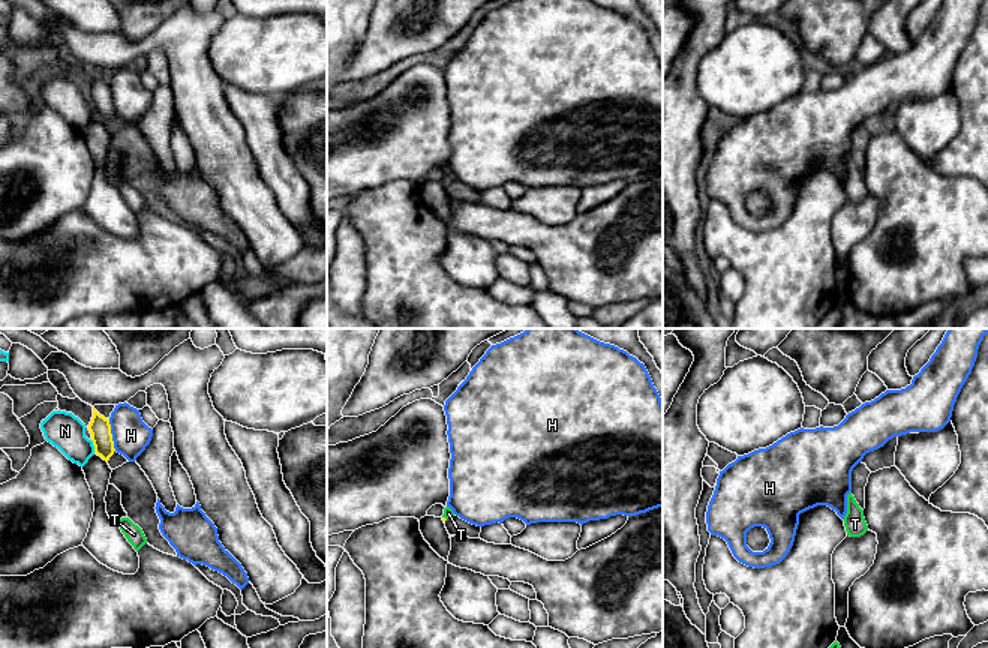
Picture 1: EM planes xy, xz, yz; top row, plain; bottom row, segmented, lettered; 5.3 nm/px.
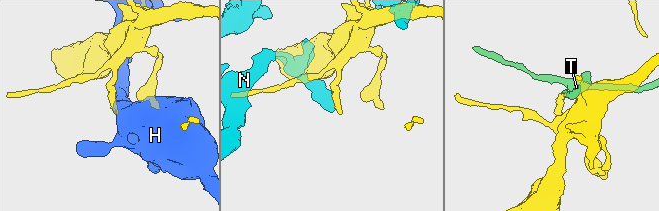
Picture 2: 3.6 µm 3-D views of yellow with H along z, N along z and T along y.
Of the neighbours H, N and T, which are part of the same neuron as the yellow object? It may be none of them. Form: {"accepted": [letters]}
{"accepted": ["T"]}

